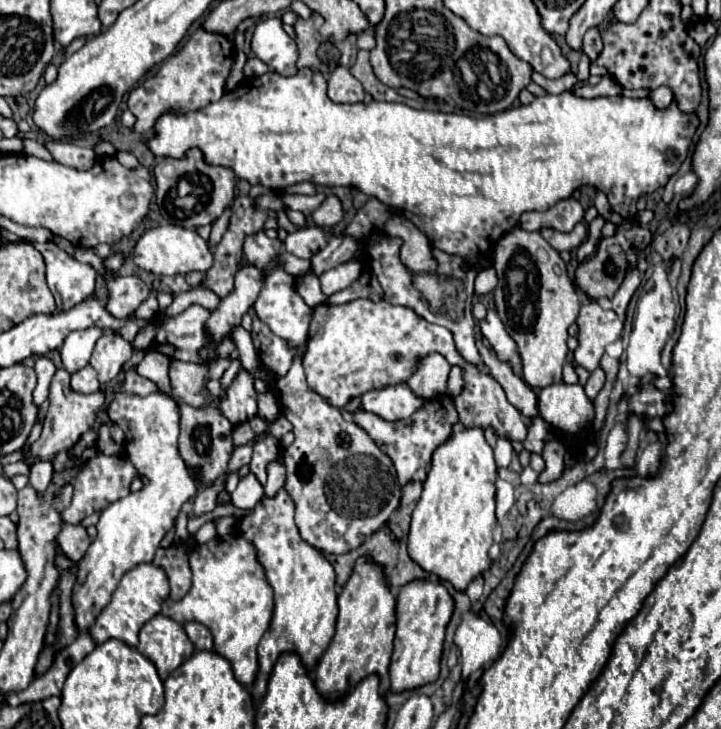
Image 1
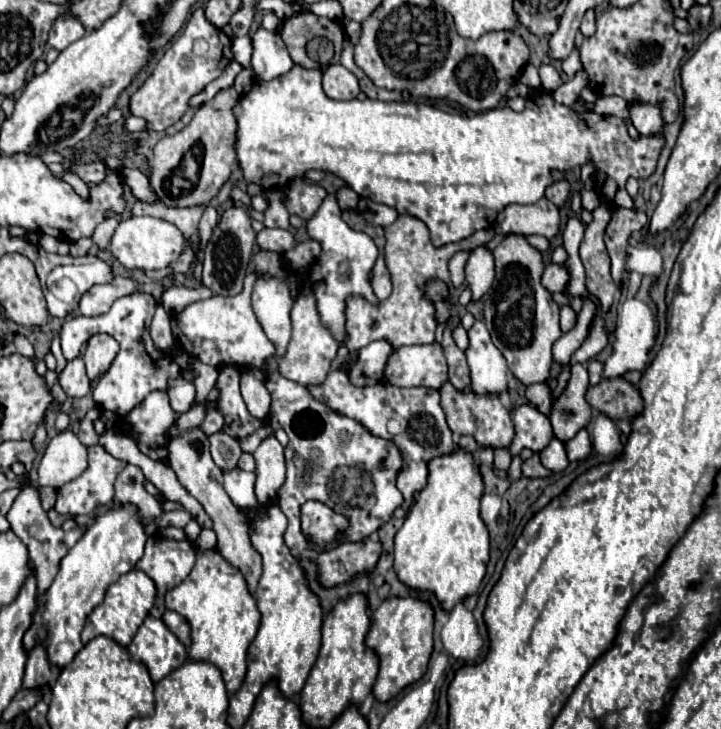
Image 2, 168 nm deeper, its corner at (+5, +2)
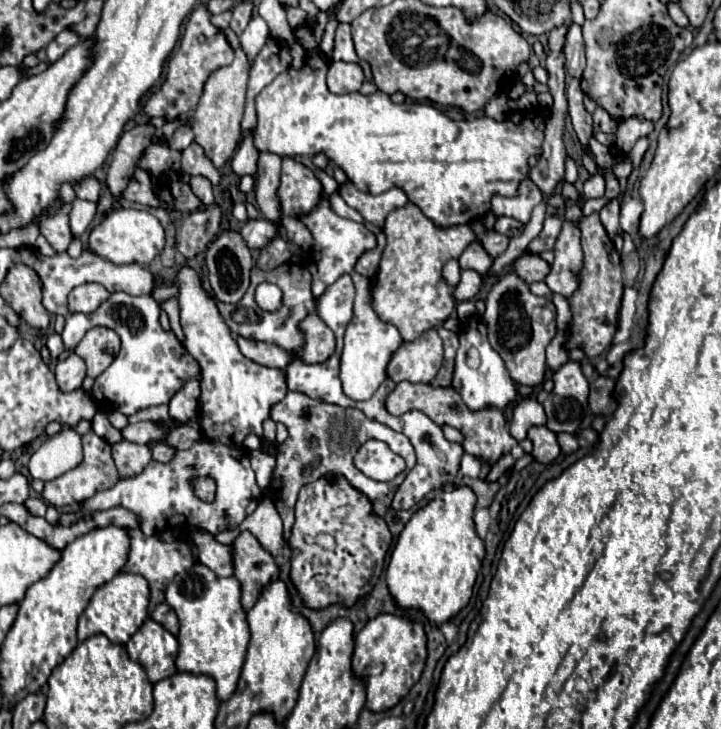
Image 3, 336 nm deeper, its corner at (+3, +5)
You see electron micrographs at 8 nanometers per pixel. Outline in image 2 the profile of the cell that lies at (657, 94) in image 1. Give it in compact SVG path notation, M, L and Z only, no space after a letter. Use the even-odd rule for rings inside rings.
M632 104L628 120L640 136L656 136L664 124L660 110L652 104Z

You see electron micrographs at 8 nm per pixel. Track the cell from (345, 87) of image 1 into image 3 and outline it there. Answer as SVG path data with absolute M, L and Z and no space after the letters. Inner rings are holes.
M330 63L330 71L328 71L328 89L332 93L354 93L362 87L364 81L364 73L360 69L360 65L356 63Z

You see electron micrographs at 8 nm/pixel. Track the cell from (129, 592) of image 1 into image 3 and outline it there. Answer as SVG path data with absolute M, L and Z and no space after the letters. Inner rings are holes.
M118 573L112 581L104 583L96 589L94 597L90 599L86 611L78 619L78 639L84 641L96 633L104 633L112 643L128 643L132 633L144 623L148 617L148 599L150 587L148 581L136 573Z

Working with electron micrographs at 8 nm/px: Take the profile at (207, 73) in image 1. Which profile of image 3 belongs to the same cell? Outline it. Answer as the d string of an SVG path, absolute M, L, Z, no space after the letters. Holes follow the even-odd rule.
M198 5L186 27L184 27L184 35L180 40L180 45L176 47L176 51L172 53L170 61L168 61L168 73L164 83L160 85L160 89L156 89L150 99L144 105L144 113L150 117L164 117L168 121L192 111L196 107L196 101L200 99L202 87L206 83L206 79L220 67L230 65L234 59L234 49L230 47L226 35L214 27L210 23L210 15L208 9L204 5Z

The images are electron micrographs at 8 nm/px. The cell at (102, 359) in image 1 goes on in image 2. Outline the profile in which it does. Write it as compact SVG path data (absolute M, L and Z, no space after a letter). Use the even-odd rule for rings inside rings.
M94 334L90 340L88 340L88 346L84 350L84 364L86 364L86 372L88 372L88 378L98 378L102 376L112 360L116 358L118 354L118 342L108 336L108 334Z

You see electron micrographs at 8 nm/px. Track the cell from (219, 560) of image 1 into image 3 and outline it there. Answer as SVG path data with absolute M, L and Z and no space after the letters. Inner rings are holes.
M196 563L186 569L186 573L174 577L166 589L166 603L180 619L180 657L176 659L176 667L186 673L210 675L216 681L220 701L226 701L236 691L250 641L250 627L240 603L240 593L240 583L234 575L218 577L202 563Z

